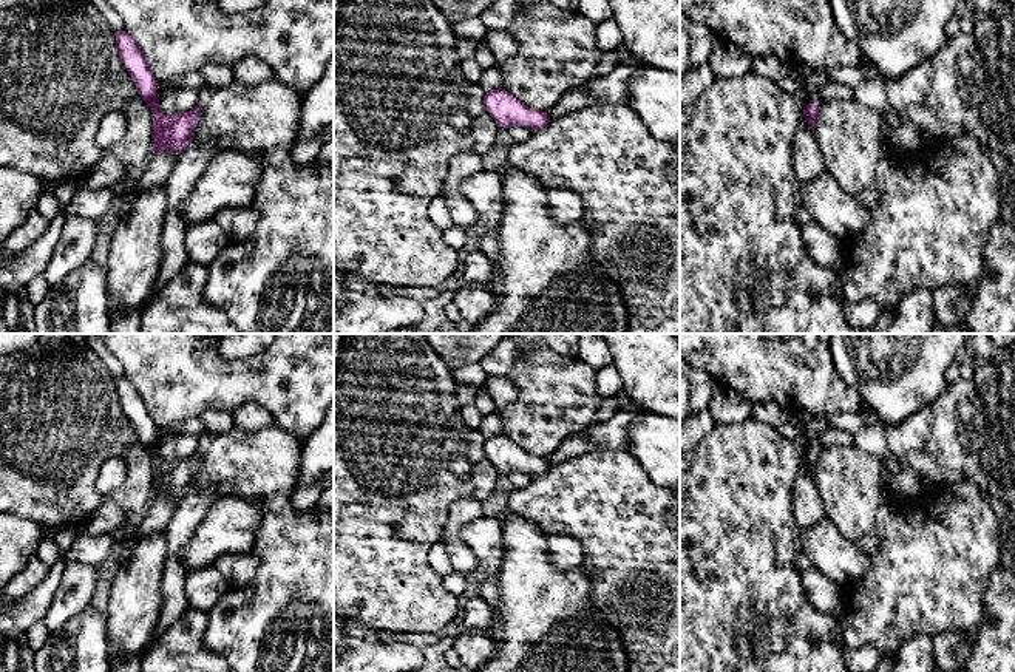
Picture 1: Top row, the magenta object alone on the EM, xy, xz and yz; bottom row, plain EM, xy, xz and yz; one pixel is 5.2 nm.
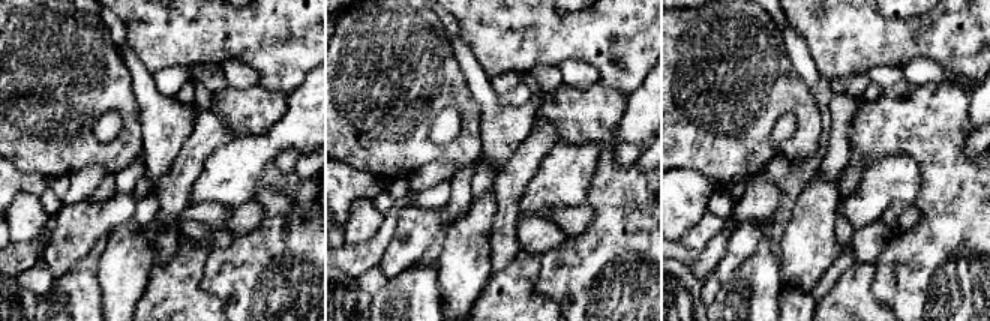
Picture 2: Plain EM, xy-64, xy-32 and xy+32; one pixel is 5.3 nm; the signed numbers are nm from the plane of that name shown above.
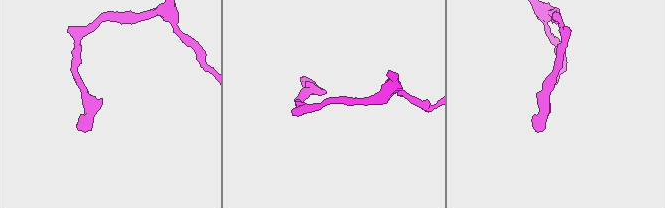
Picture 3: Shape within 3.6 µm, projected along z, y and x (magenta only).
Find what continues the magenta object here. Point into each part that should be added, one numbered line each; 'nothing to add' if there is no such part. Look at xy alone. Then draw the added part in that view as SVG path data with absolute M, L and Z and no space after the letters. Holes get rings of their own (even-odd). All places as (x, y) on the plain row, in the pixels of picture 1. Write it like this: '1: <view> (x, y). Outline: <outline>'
nothing to add

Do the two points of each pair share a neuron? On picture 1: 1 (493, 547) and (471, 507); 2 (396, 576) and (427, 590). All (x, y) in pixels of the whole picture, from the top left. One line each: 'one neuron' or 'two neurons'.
1: two neurons
2: one neuron

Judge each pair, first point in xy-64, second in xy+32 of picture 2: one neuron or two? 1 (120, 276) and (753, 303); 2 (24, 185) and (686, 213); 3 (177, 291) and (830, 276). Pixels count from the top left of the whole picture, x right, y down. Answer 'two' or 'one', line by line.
1: two
2: one
3: two

